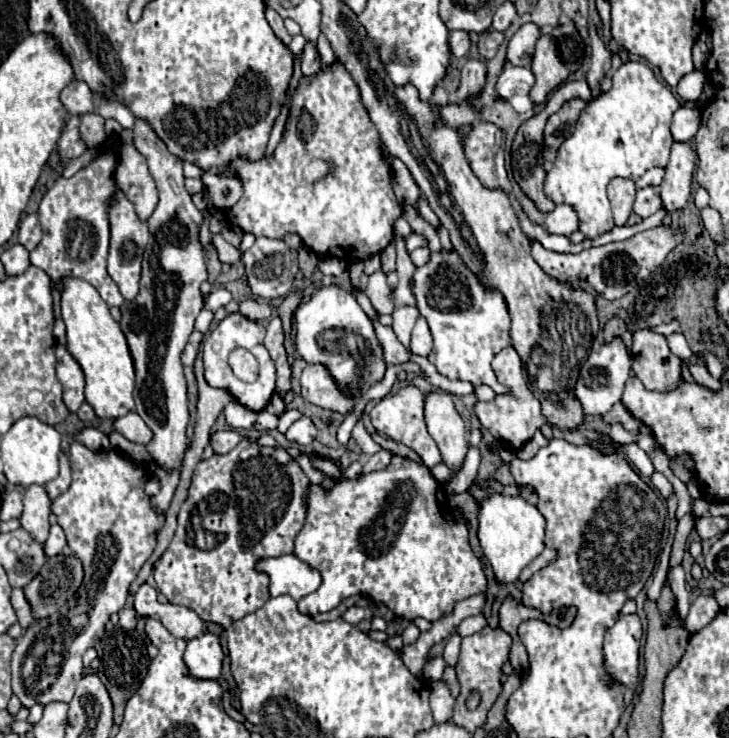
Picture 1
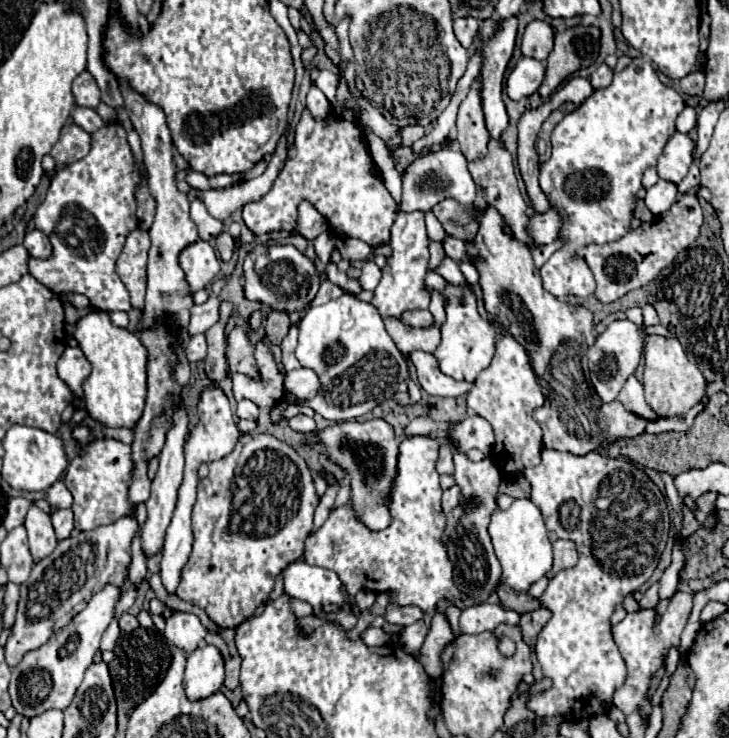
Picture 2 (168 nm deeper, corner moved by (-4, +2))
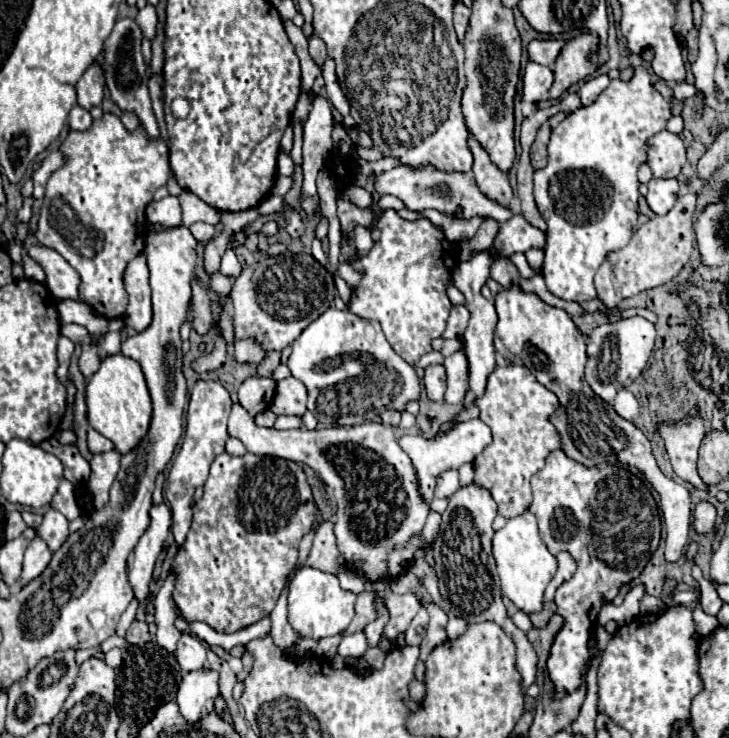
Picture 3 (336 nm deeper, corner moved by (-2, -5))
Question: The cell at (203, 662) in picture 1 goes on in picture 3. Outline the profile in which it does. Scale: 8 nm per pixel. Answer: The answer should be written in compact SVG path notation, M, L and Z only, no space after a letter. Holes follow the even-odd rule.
M212 670L188 672L182 678L182 684L178 688L176 704L180 708L180 714L188 722L196 722L214 710L216 696L218 696L218 674L216 672Z

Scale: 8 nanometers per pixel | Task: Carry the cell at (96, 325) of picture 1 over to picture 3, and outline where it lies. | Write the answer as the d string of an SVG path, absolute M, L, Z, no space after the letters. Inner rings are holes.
M116 354L102 360L98 372L86 384L86 404L90 426L112 440L120 454L128 454L132 448L136 448L136 444L148 432L148 424L152 420L152 400L142 368L132 358Z

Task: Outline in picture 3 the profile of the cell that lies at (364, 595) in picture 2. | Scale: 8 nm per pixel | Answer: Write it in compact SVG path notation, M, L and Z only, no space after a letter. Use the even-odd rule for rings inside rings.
M362 632L346 636L338 646L340 656L356 656L356 658L360 658L366 650L368 650L368 642L366 642L366 636Z

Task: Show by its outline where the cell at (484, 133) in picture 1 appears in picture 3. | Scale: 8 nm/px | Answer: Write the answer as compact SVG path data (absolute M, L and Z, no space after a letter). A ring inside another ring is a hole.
M696 194L680 196L676 206L668 214L650 218L634 232L628 246L608 254L608 260L604 260L594 278L598 298L606 308L616 310L616 304L628 298L628 292L642 292L666 284L686 266L694 246L694 206Z

